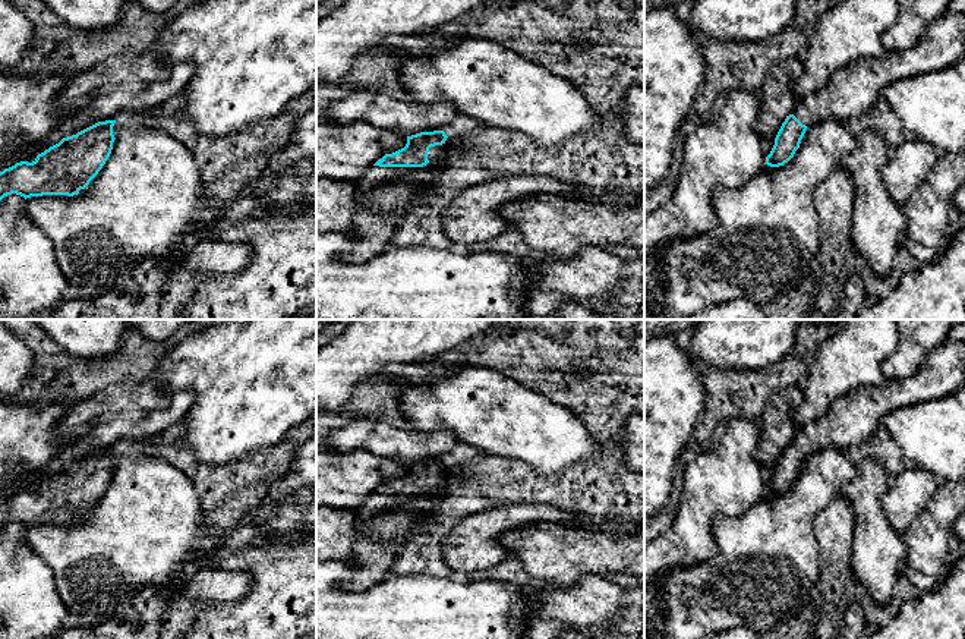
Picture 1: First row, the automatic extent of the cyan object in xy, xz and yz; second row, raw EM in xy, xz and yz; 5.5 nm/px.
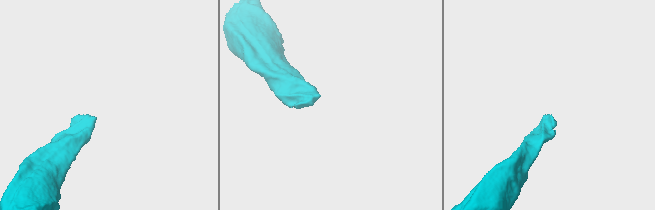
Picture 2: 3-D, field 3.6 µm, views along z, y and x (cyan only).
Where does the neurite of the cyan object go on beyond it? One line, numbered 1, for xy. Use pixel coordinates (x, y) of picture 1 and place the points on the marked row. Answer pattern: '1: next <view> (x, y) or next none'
1: next none

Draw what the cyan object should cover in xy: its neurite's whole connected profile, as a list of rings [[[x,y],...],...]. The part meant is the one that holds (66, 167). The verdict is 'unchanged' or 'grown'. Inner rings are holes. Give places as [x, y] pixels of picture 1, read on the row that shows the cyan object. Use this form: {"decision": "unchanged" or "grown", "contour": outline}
{"decision": "unchanged", "contour": [[[116,120],[98,122],[76,135],[63,138],[59,144],[38,154],[32,163],[21,161],[0,171],[0,201],[12,193],[25,199],[42,195],[78,195],[98,174],[108,160],[114,135]]]}

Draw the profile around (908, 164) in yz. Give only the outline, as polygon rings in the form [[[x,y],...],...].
[[[917,138],[906,141],[890,151],[882,169],[884,186],[898,205],[905,205],[936,167],[939,151],[928,142]]]

